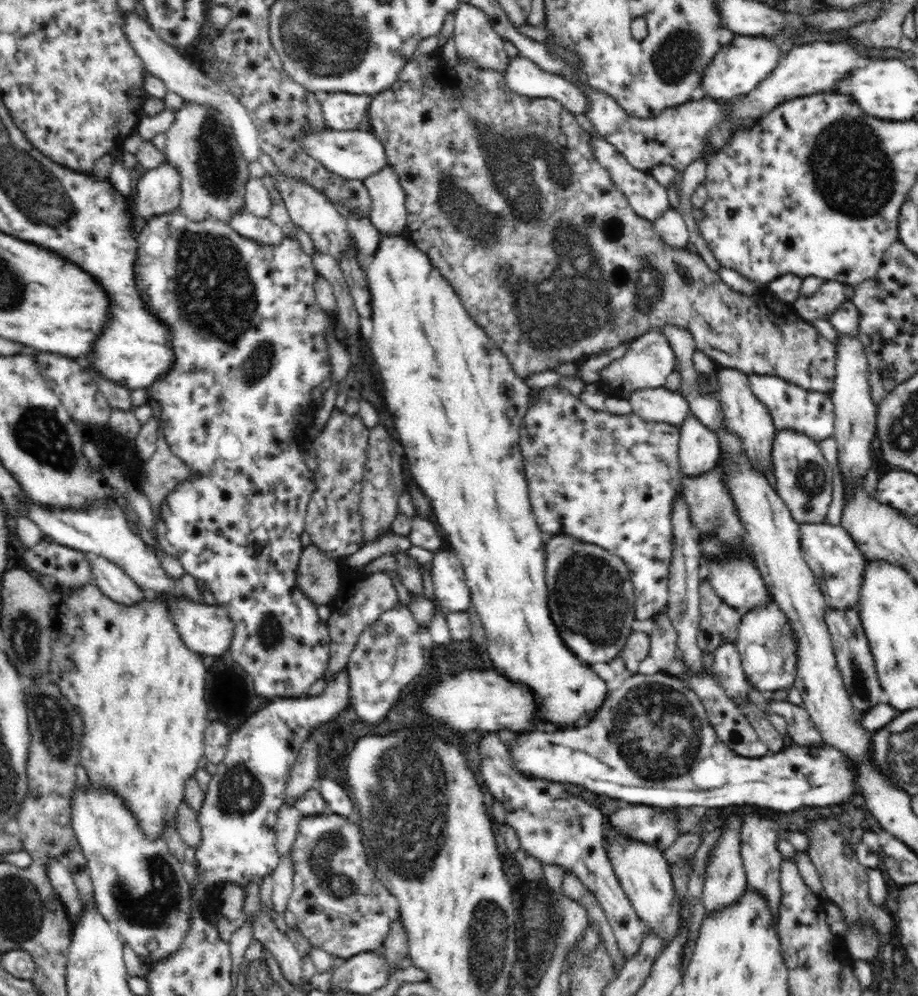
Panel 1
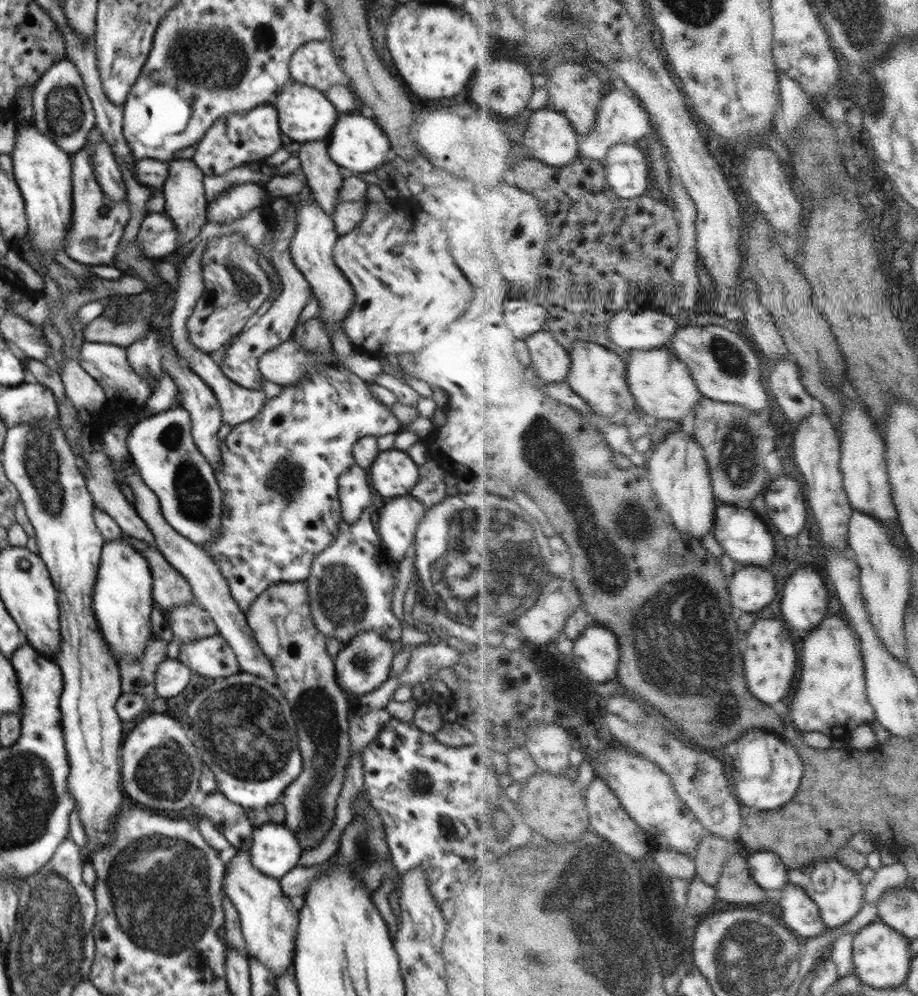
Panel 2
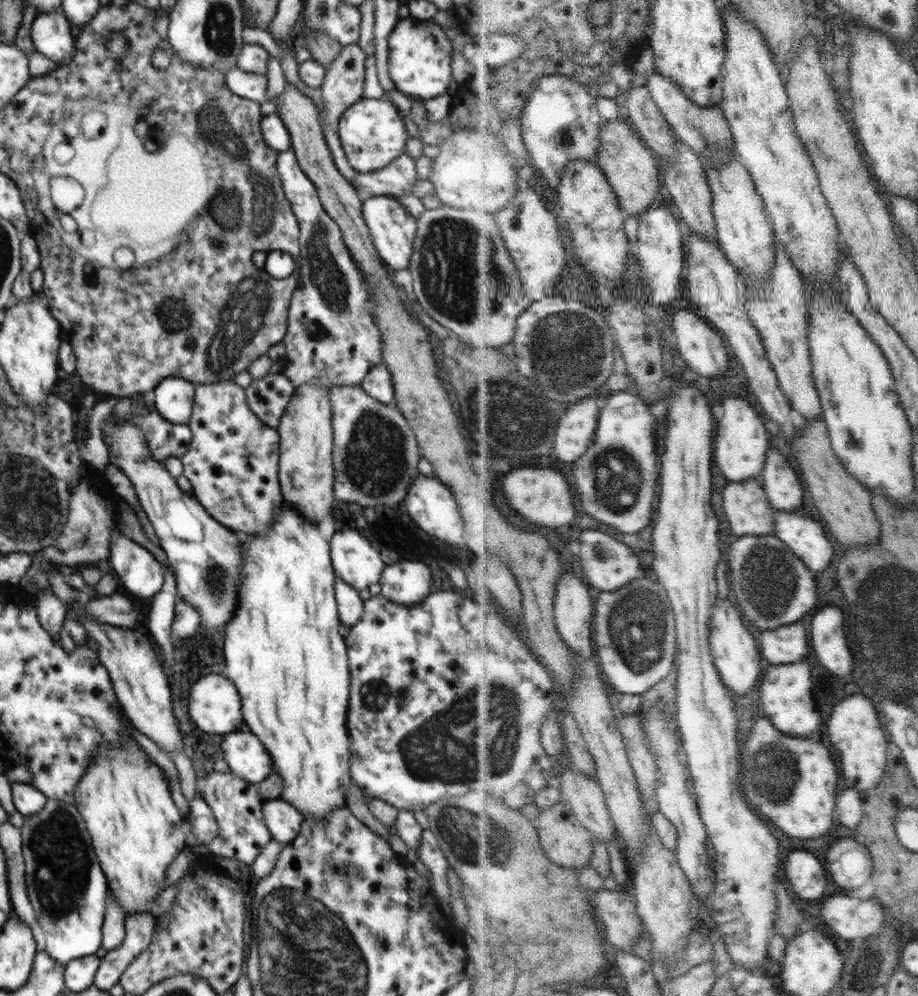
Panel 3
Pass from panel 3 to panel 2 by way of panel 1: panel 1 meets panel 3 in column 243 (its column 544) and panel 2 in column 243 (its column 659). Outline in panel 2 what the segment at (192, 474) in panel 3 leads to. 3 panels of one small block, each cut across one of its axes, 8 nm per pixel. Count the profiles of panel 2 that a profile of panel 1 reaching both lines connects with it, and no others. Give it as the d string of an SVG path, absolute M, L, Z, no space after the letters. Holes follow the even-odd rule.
M318 316L310 318L310 320L306 320L306 322L298 321L296 328L294 328L293 338L294 341L298 342L298 345L302 345L304 349L312 349L312 351L316 351L318 355L324 355L324 357L328 355L328 360L326 360L328 361L328 364L320 366L318 372L314 372L314 374L306 374L306 378L302 378L300 382L284 385L282 392L266 402L262 407L262 410L260 410L254 418L233 426L231 432L223 440L219 440L221 460L219 463L219 470L215 472L215 478L223 493L221 528L219 529L218 537L212 539L212 543L206 543L206 545L201 547L206 550L208 556L220 566L218 567L218 570L222 570L222 574L226 576L230 597L244 613L247 608L254 603L254 600L271 585L307 580L308 576L310 576L312 560L316 558L319 552L328 548L328 546L334 542L334 536L336 536L339 530L339 523L343 520L337 483L338 478L343 472L346 472L352 466L357 465L353 456L354 443L365 436L372 435L380 437L384 436L384 434L396 433L401 426L400 421L392 414L391 408L388 408L388 406L373 396L369 387L370 383L366 382L366 380L362 380L362 378L358 377L357 374L353 373L343 364L340 364L339 362L336 364L334 358L330 358L330 351L334 350L334 348L332 348L331 335L328 333L328 330L324 328L324 324L322 324Z

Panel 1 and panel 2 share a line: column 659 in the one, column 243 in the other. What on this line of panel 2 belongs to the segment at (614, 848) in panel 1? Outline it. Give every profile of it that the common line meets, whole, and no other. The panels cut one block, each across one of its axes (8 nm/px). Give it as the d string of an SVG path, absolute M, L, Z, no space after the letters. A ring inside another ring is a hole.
M242 849L237 851L226 866L223 888L234 908L238 910L247 957L262 962L276 980L281 974L292 973L300 916L290 898L282 892L279 880L256 869L250 861L250 851Z

